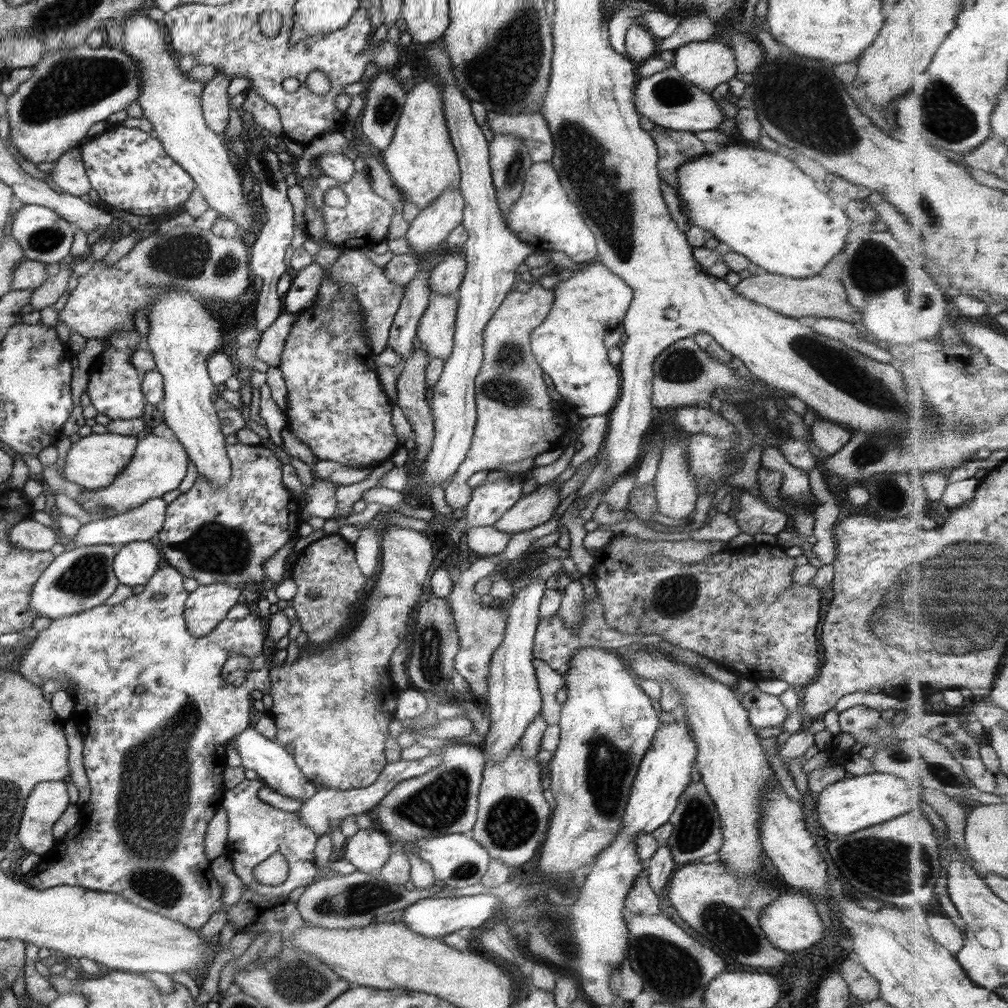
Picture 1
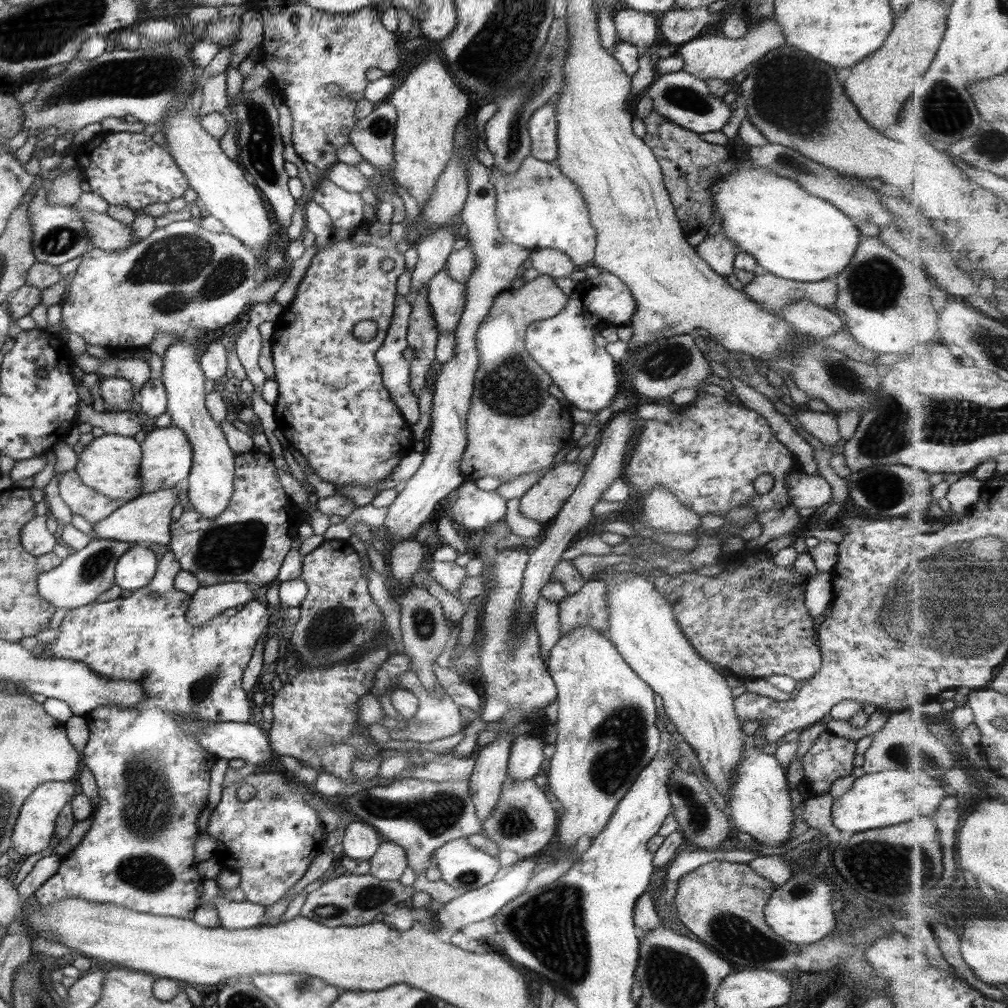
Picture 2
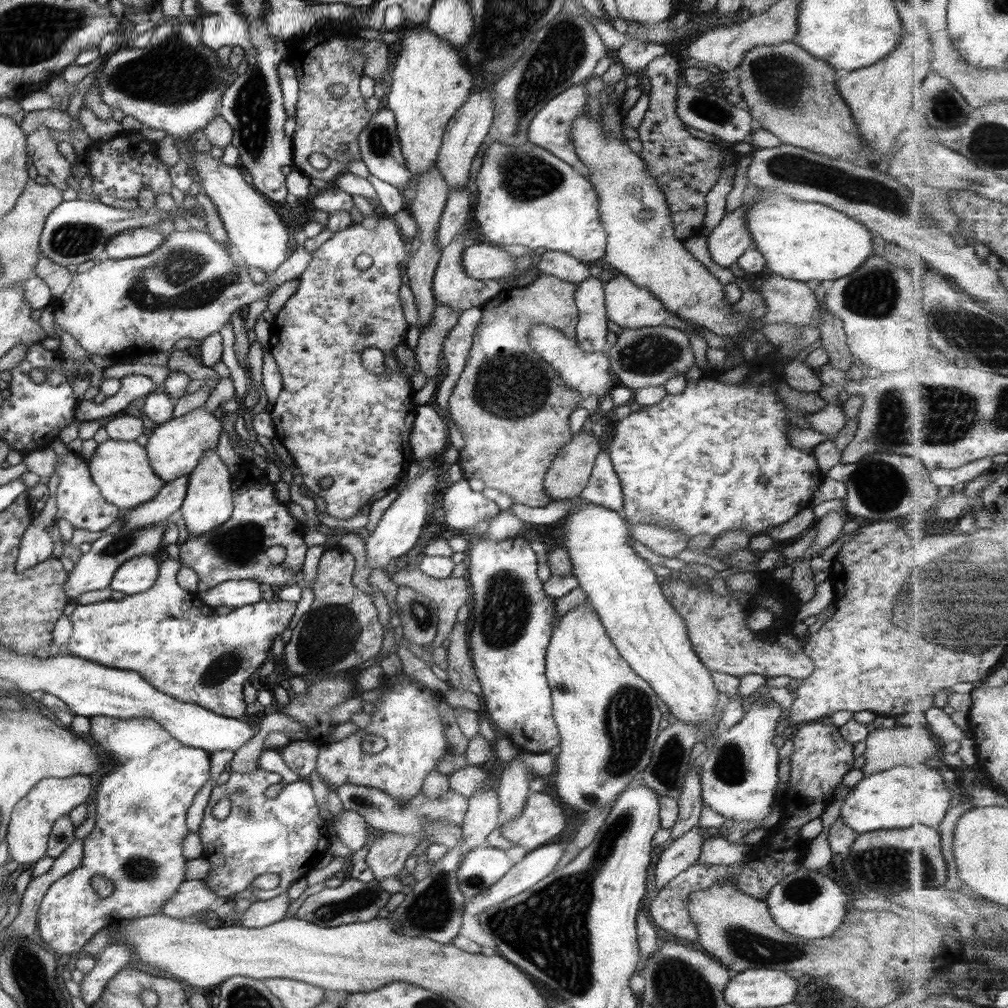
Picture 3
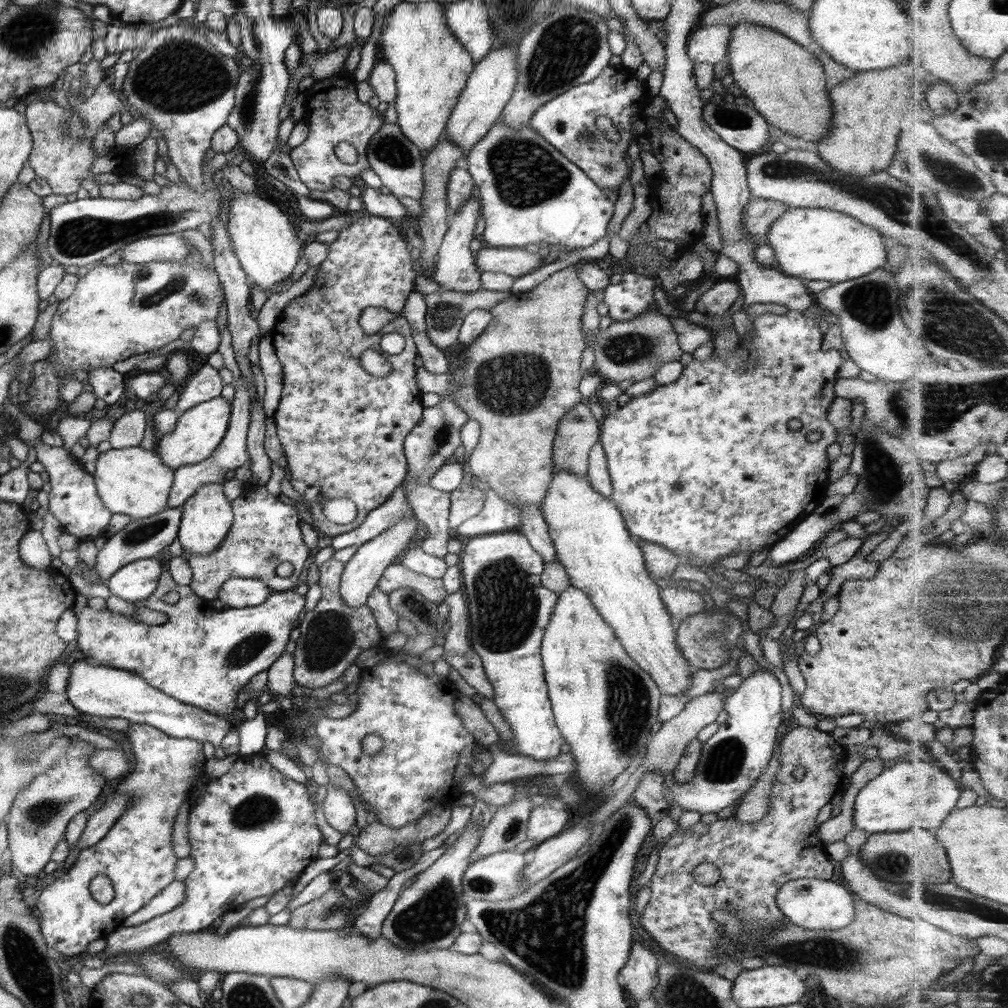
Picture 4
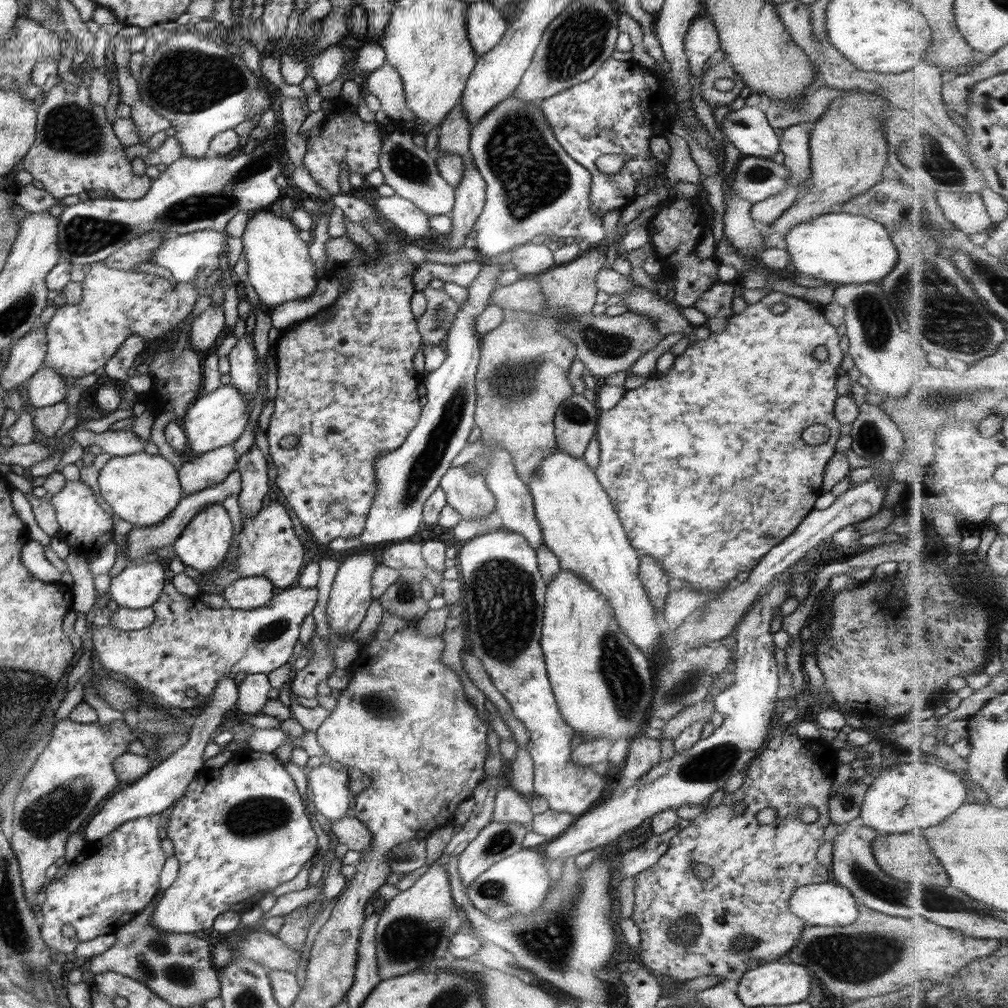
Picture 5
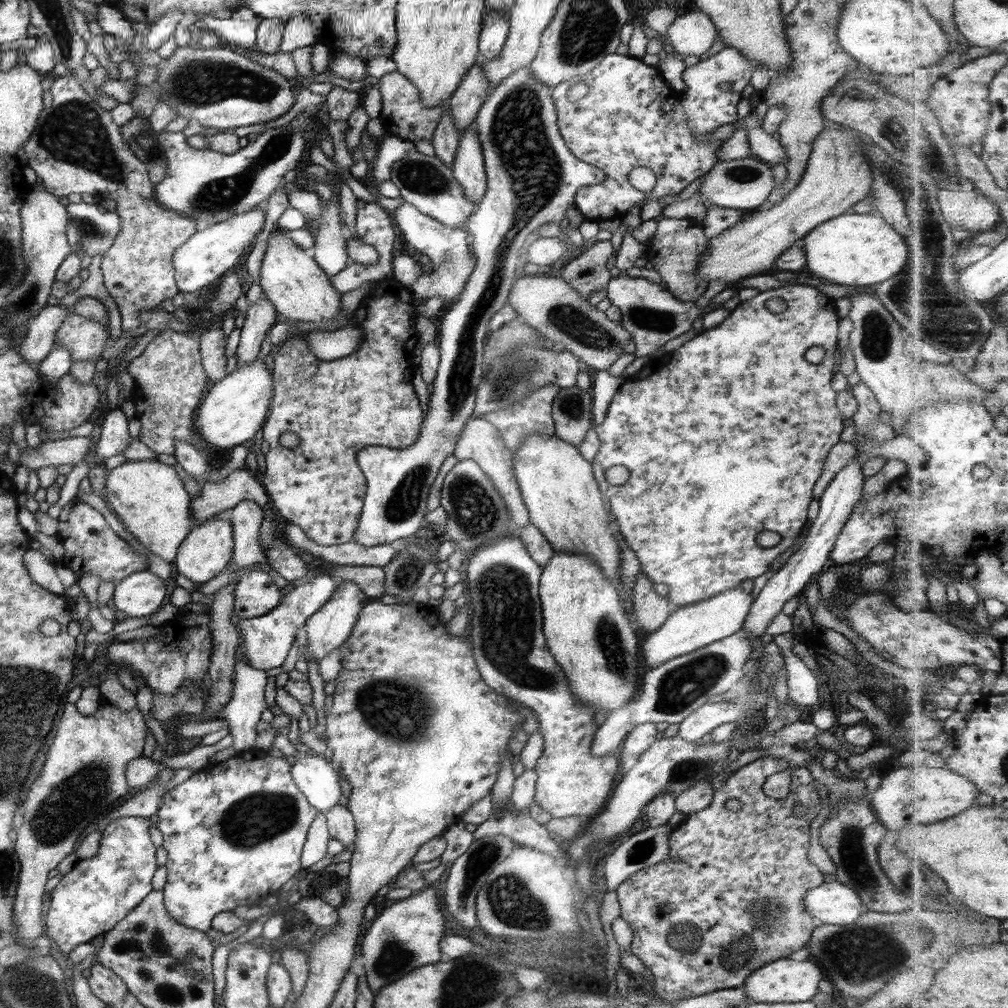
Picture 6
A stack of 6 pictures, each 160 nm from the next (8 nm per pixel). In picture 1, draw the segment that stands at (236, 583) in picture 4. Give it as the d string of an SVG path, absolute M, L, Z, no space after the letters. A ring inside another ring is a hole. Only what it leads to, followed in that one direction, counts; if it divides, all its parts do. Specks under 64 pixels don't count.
M223 583L198 585L193 592L188 593L184 602L187 632L195 638L205 636L225 619L225 614L241 599L240 592L235 586Z

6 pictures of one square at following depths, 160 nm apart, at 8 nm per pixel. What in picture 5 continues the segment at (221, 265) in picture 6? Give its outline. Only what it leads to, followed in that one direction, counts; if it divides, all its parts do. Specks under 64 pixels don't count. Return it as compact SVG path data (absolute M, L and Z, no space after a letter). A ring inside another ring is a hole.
M197 230L179 235L177 238L165 239L161 242L161 246L150 252L150 262L169 270L176 282L192 283L196 274L209 276L218 267L219 254L223 250L227 251L227 237L225 231Z

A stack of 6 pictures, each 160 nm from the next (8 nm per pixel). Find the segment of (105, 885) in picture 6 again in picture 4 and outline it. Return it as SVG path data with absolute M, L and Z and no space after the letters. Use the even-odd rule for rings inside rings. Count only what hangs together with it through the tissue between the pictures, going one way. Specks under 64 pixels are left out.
M130 723L127 729L124 730L124 733L125 740L129 742L129 752L131 752L131 756L134 755L135 757L135 762L134 764L131 764L131 768L128 770L128 773L115 785L114 792L116 792L116 794L126 794L126 796L130 798L124 808L124 811L117 817L117 820L114 820L114 823L109 827L107 834L105 834L99 842L96 842L92 847L81 850L76 861L69 867L68 871L61 877L57 877L54 881L51 881L42 889L36 904L33 907L34 913L37 915L39 920L40 934L42 935L45 945L48 947L50 952L56 951L64 956L73 956L86 951L89 942L98 939L105 939L107 935L115 930L115 928L121 927L123 919L127 918L127 916L130 916L131 914L134 914L140 908L143 908L143 906L145 906L156 894L159 894L161 890L174 881L173 878L175 878L175 874L173 873L173 868L175 868L177 857L173 852L171 844L172 826L175 822L175 816L177 816L179 806L181 806L181 804L189 798L189 794L195 786L192 782L192 776L196 776L196 774L203 769L204 764L202 763L202 758L204 757L201 751L202 745L198 743L190 743L188 739L171 739L166 734L163 734L157 729L151 728L149 725L135 725L134 723ZM97 873L104 874L110 880L114 890L113 898L107 904L99 904L90 901L87 884L91 880L91 877L95 876Z

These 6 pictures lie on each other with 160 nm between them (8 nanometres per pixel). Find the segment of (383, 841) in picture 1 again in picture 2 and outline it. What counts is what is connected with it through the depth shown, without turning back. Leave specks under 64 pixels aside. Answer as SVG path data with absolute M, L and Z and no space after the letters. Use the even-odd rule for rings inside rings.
M352 820L344 827L341 842L343 856L351 860L368 861L382 841L373 827L359 820Z

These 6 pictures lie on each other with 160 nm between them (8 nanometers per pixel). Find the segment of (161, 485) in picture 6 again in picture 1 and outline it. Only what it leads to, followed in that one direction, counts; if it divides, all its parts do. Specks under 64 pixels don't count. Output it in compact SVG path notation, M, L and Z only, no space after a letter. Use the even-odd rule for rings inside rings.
M89 434L73 442L65 456L63 479L85 490L95 490L113 482L113 478L129 464L136 448L136 438L119 434Z

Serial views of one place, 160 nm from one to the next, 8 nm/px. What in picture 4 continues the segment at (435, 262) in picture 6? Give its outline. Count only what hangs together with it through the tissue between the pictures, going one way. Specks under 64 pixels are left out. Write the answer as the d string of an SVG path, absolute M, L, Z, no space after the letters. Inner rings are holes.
M363 186L360 188L360 200L362 209L371 216L389 219L397 225L406 220L406 210L391 194L382 194L380 191Z

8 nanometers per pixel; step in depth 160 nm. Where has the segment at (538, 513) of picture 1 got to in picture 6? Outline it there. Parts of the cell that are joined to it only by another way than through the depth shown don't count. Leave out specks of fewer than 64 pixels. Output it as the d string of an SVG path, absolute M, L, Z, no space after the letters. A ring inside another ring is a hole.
M576 386L563 388L552 402L554 435L575 448L585 439L585 433L593 427L592 395Z

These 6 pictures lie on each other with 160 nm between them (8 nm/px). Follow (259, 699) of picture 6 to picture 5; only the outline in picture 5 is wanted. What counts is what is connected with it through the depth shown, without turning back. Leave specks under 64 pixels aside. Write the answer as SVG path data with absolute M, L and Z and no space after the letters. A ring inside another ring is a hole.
M266 674L242 675L237 681L238 699L236 706L241 717L259 715L263 703L268 699L269 681Z

